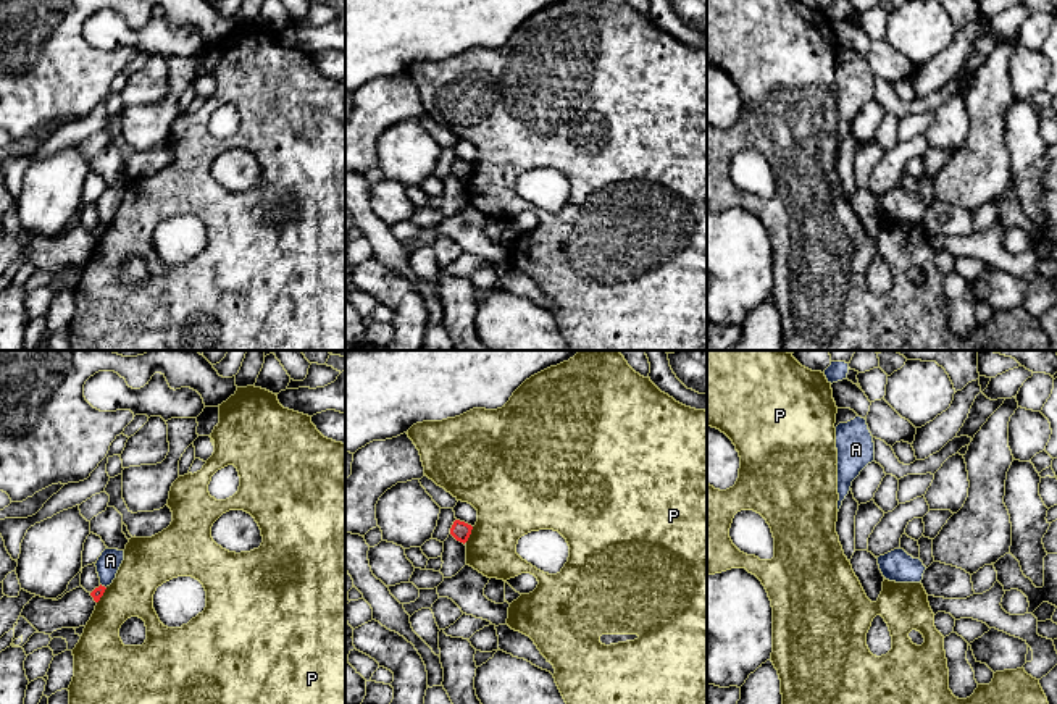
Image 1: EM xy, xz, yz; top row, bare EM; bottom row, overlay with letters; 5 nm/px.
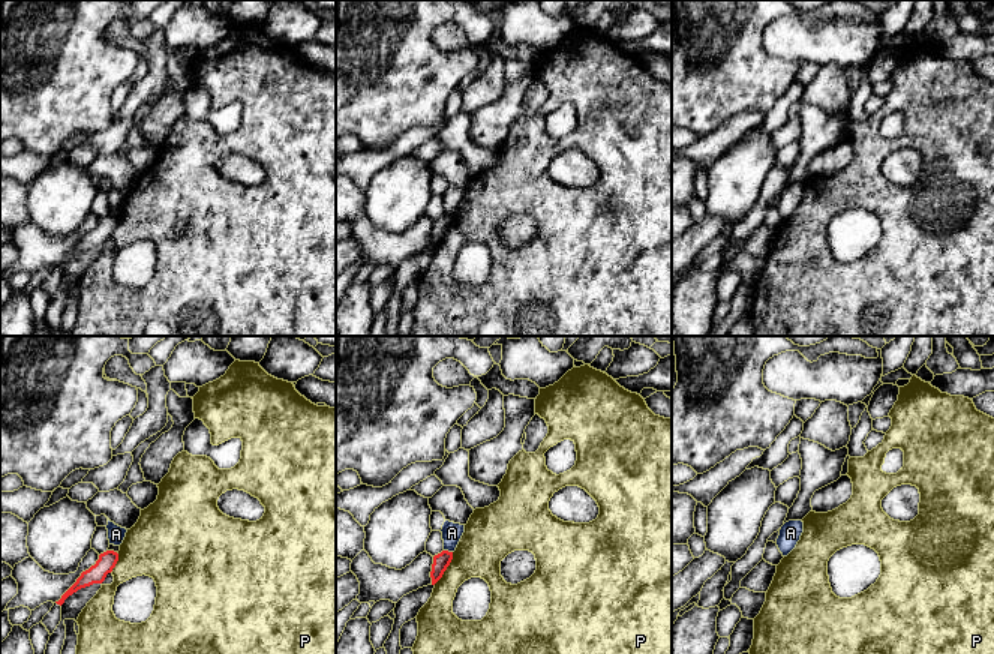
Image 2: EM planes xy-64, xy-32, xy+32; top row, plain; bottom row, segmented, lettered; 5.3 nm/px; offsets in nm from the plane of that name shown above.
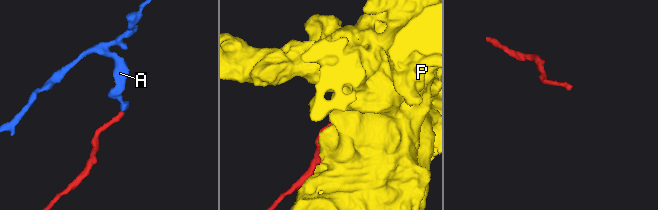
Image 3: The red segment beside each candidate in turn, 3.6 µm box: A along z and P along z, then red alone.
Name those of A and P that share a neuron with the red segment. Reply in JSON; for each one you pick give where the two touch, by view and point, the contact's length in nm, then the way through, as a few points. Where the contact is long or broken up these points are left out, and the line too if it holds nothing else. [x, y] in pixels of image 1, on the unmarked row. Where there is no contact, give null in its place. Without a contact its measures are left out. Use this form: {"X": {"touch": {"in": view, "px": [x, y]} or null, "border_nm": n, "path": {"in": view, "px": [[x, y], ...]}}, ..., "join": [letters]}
{"join": []}

